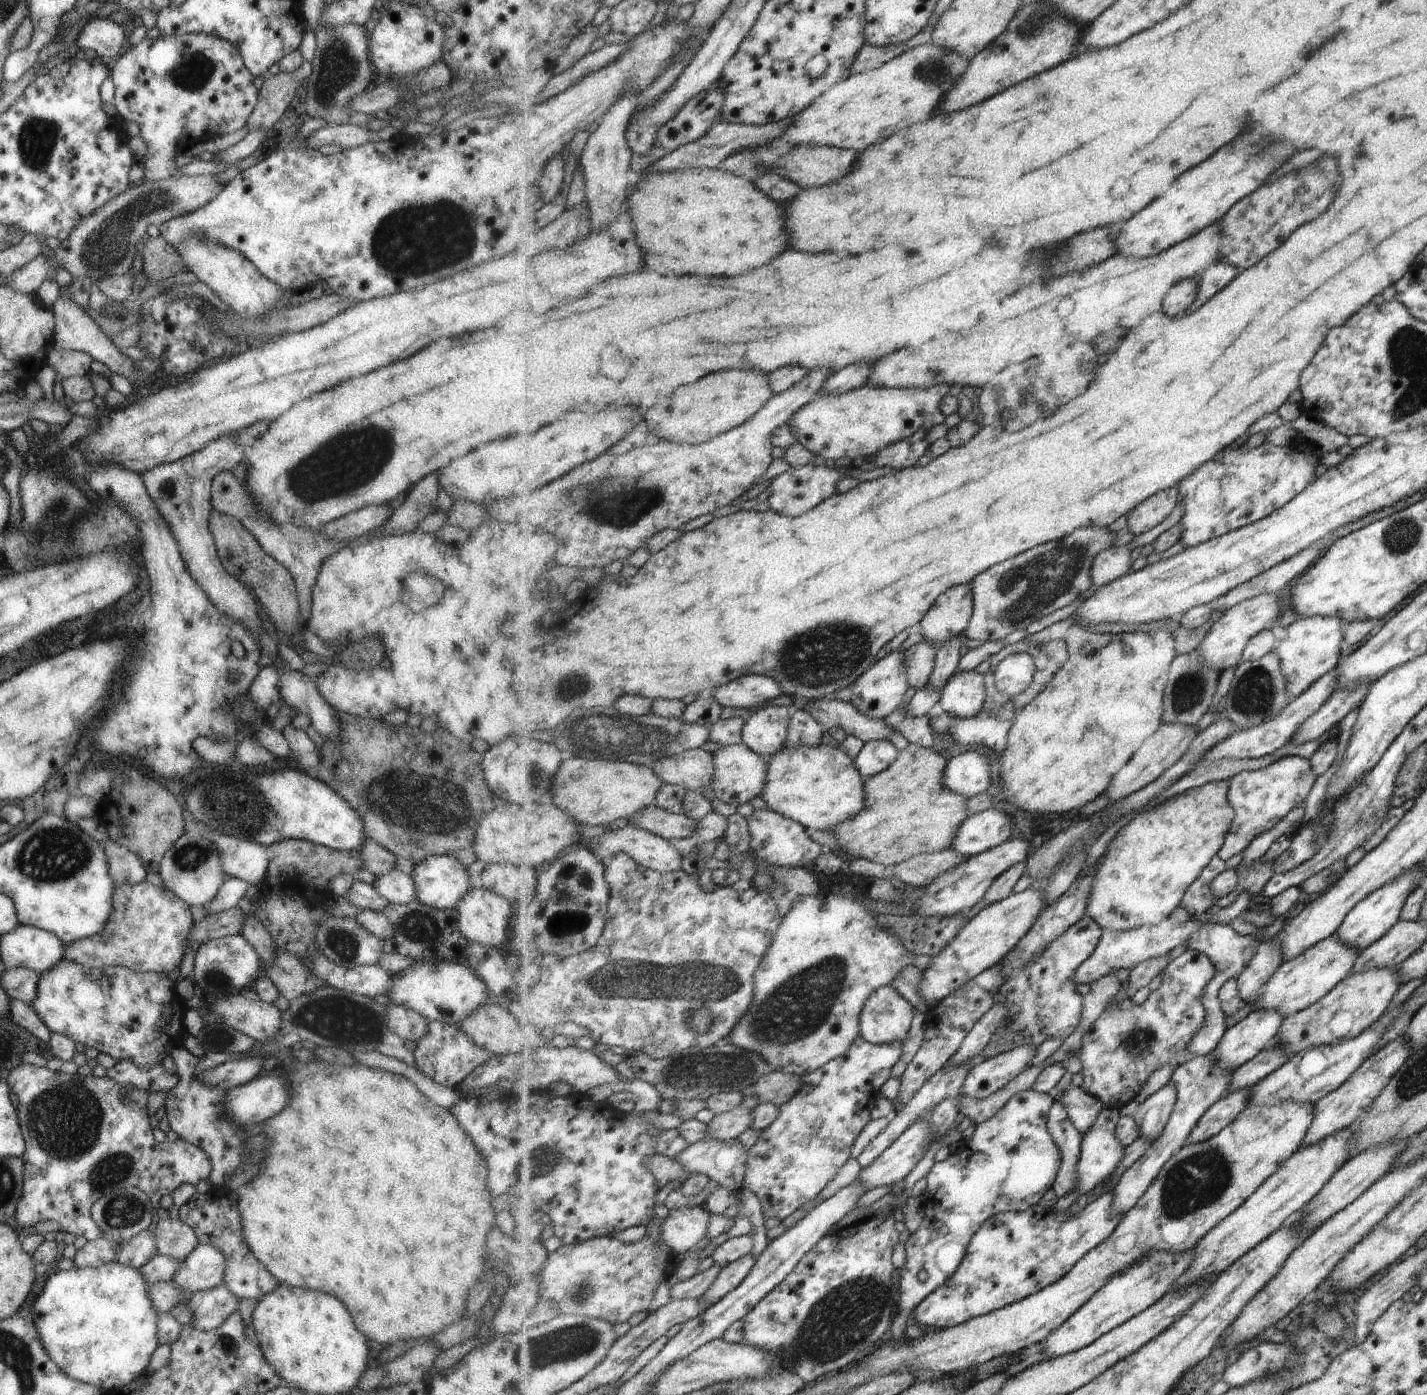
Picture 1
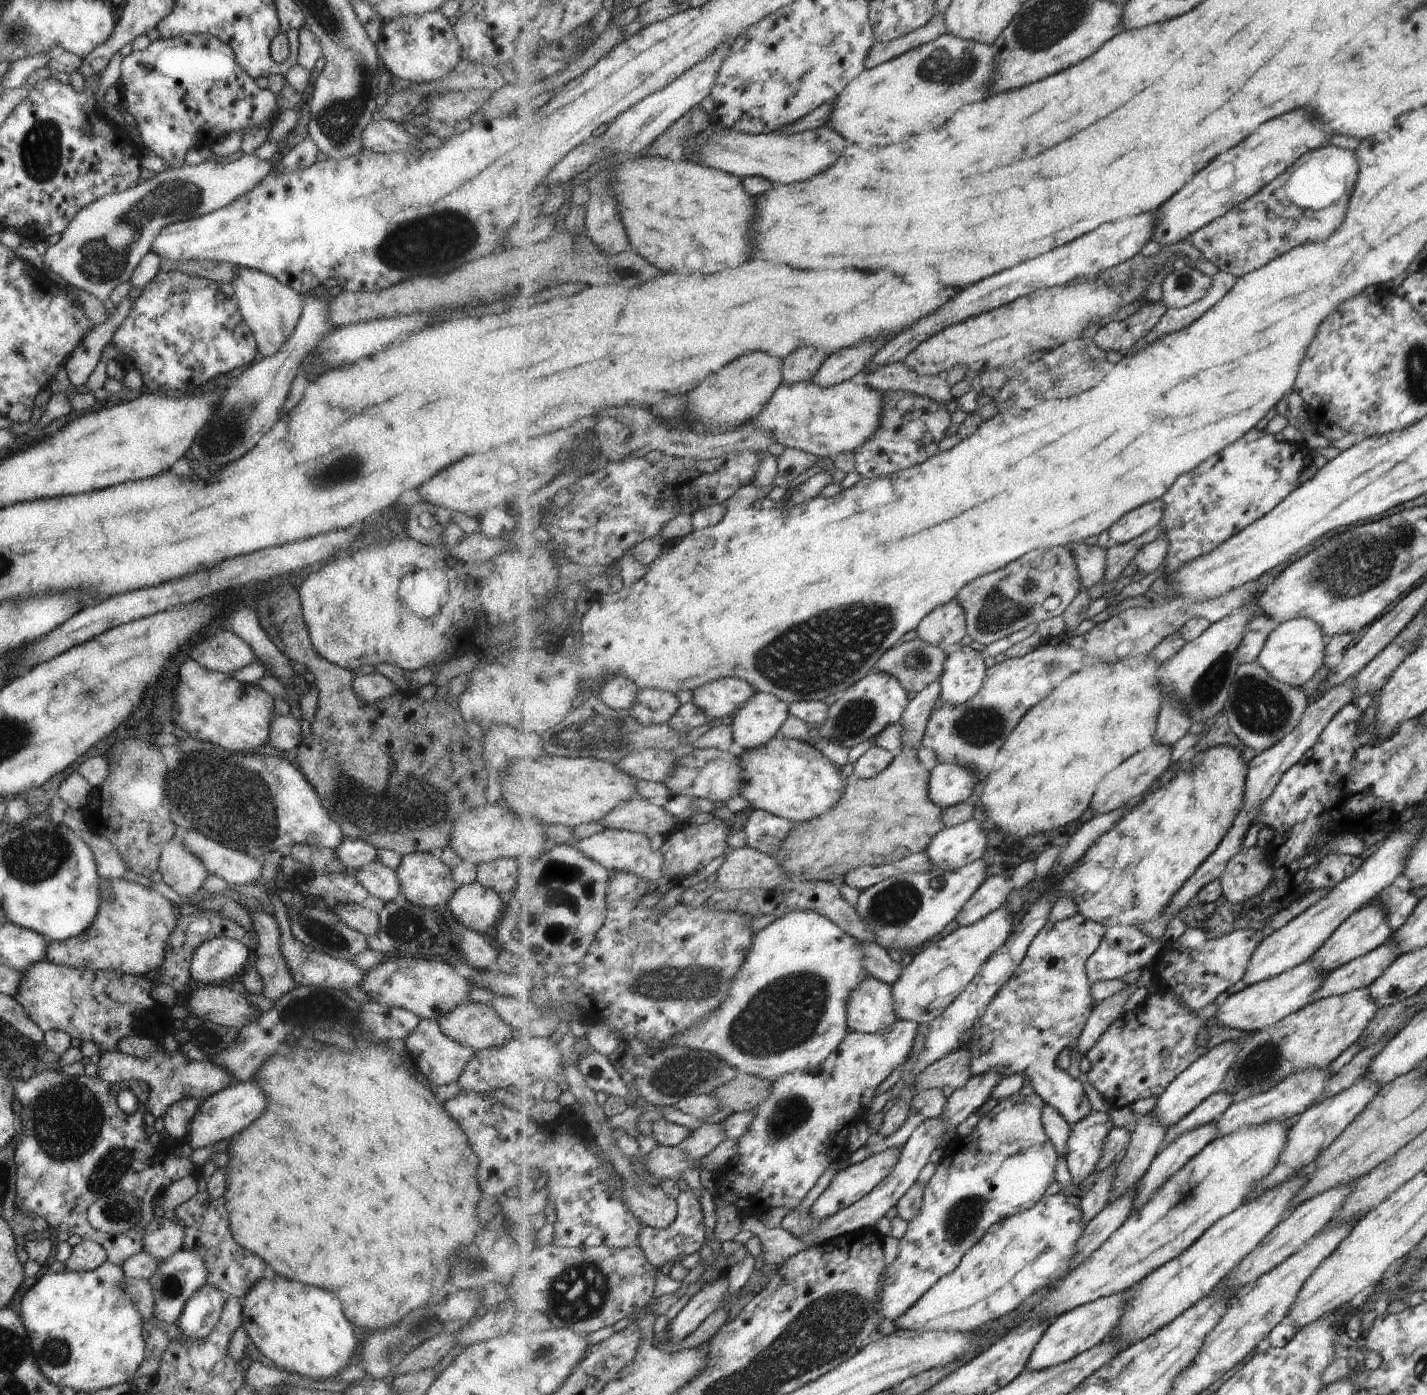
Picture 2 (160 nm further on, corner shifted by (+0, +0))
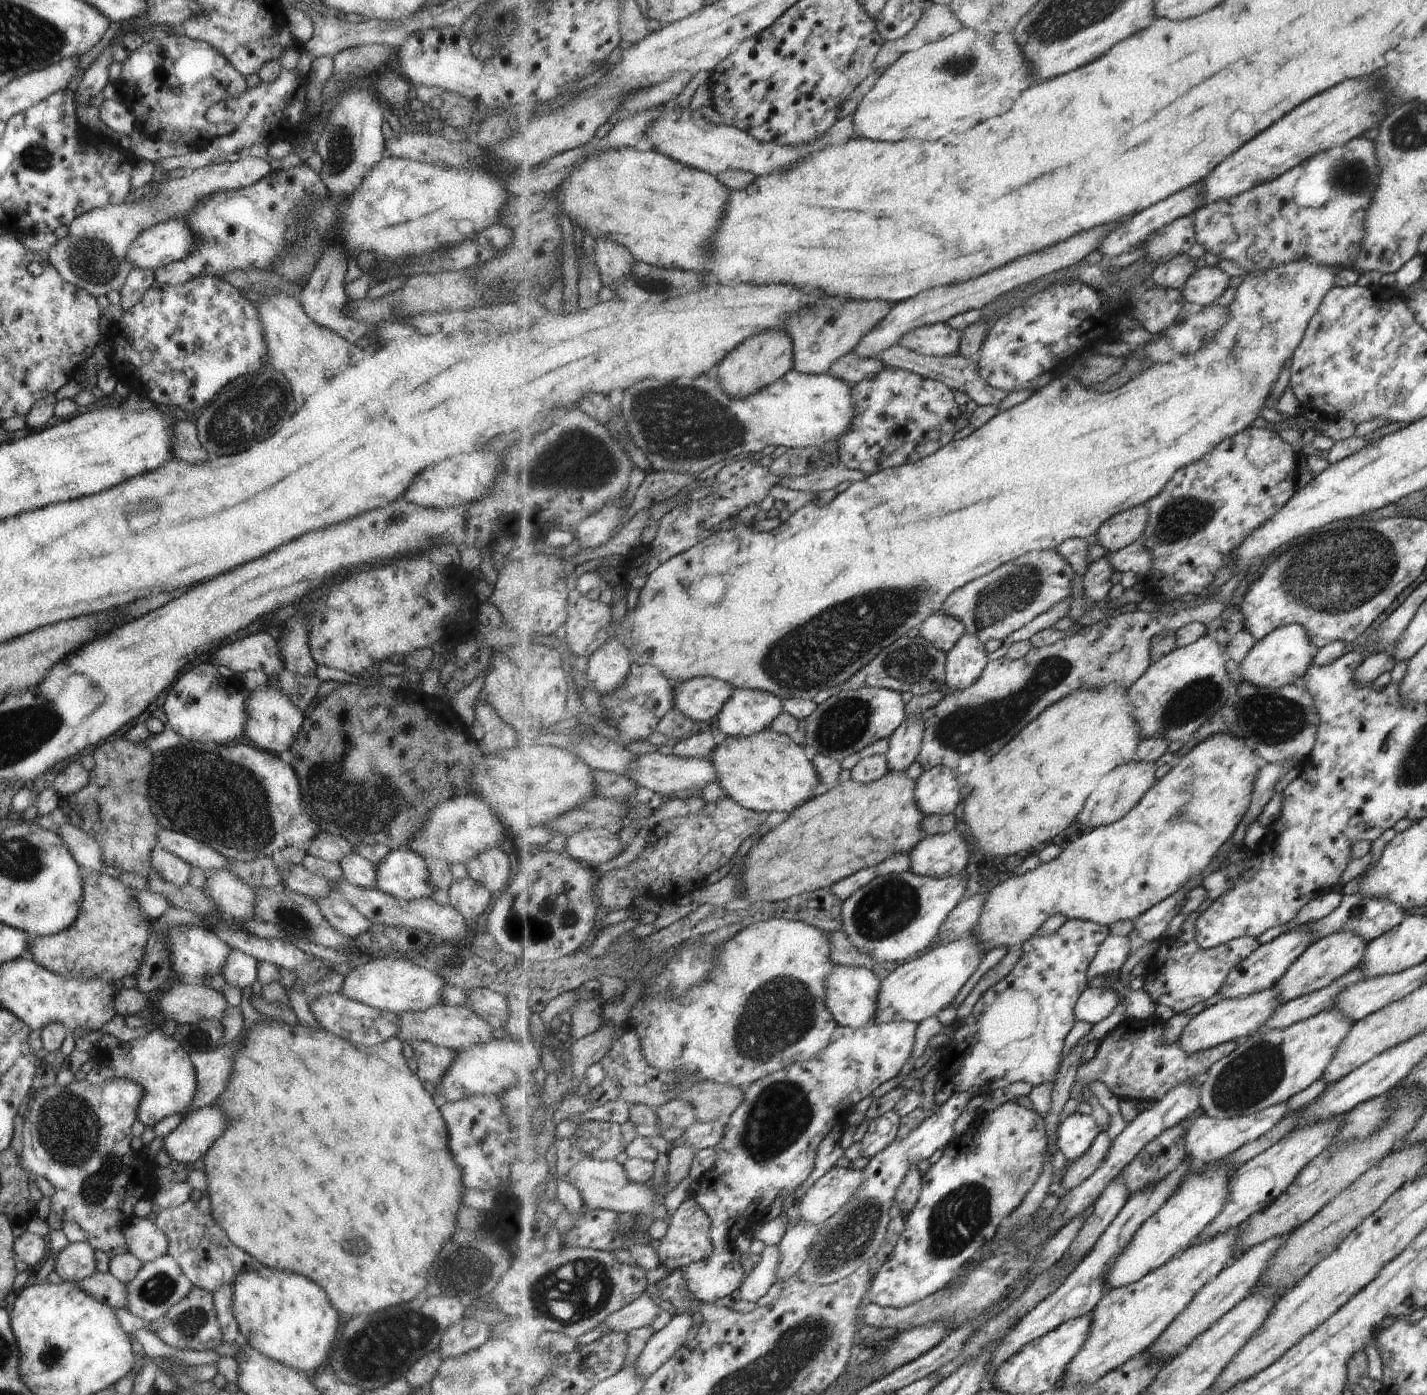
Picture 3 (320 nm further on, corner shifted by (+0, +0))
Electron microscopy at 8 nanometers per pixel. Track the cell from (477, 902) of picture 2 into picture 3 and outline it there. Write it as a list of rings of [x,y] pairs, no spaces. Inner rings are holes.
[[[468,876],[452,881],[448,888],[448,904],[465,920],[475,920],[493,899],[493,894]]]

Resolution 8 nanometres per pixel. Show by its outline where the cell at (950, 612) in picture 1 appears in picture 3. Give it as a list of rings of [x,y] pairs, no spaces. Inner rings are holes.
[[[938,613],[927,618],[919,630],[921,636],[946,653],[953,650],[963,635],[968,633],[958,618]]]

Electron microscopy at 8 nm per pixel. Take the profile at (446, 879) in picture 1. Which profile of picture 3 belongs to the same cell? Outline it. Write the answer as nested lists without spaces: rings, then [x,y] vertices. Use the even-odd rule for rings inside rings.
[[[405,848],[388,851],[375,865],[374,888],[383,894],[410,901],[435,892],[427,884],[426,860]]]

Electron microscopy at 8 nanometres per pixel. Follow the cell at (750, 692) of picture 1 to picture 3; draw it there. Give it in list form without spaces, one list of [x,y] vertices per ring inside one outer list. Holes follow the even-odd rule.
[[[697,677],[677,683],[674,706],[695,722],[707,722],[722,712],[735,687],[715,677]]]

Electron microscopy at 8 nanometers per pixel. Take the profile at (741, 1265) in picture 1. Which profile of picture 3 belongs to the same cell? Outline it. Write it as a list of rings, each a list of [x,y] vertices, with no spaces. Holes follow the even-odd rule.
[[[692,1312],[691,1316],[675,1316],[666,1327],[657,1331],[648,1340],[646,1349],[636,1362],[638,1373],[648,1379],[669,1362],[689,1338],[689,1332],[697,1319],[696,1312]]]

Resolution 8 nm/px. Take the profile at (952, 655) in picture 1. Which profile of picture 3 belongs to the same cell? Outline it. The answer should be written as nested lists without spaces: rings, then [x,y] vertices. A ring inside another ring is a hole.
[[[922,714],[907,719],[889,737],[890,749],[885,758],[889,773],[902,773],[917,761],[924,737],[924,720]]]

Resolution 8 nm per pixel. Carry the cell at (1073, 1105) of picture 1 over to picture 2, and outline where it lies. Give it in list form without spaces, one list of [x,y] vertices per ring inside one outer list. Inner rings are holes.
[[[1081,913],[1061,922],[1047,923],[1046,928],[1031,943],[1025,960],[1015,971],[1013,978],[1001,988],[985,1012],[975,1021],[970,1037],[972,1077],[987,1074],[987,1071],[993,1069],[1001,1071],[1003,1078],[1023,1074],[1025,1079],[1032,1082],[1033,1088],[1044,1102],[1054,1106],[1070,1125],[1082,1121],[1093,1112],[1081,1082],[1069,1076],[1069,1072],[1065,1072],[1058,1065],[1058,1056],[1063,1049],[1072,1046],[1082,1036],[1096,1005],[1092,994],[1092,982],[1086,973],[1086,962],[1097,952],[1107,929],[1105,925],[1089,920]]]

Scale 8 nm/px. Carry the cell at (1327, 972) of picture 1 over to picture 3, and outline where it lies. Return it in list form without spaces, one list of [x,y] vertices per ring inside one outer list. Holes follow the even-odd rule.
[[[1273,986],[1269,990],[1240,999],[1221,999],[1216,1005],[1207,1007],[1186,1024],[1177,1040],[1178,1046],[1181,1043],[1188,1055],[1194,1055],[1219,1046],[1221,1043],[1247,1038],[1251,1033],[1257,1032],[1261,1025],[1266,1024],[1281,1006],[1276,996],[1277,987]]]

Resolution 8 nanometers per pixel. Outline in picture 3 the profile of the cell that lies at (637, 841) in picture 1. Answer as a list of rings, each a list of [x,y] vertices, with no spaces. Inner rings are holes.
[[[589,828],[565,840],[564,852],[592,867],[611,860],[621,852],[621,838],[617,831],[608,828]]]

